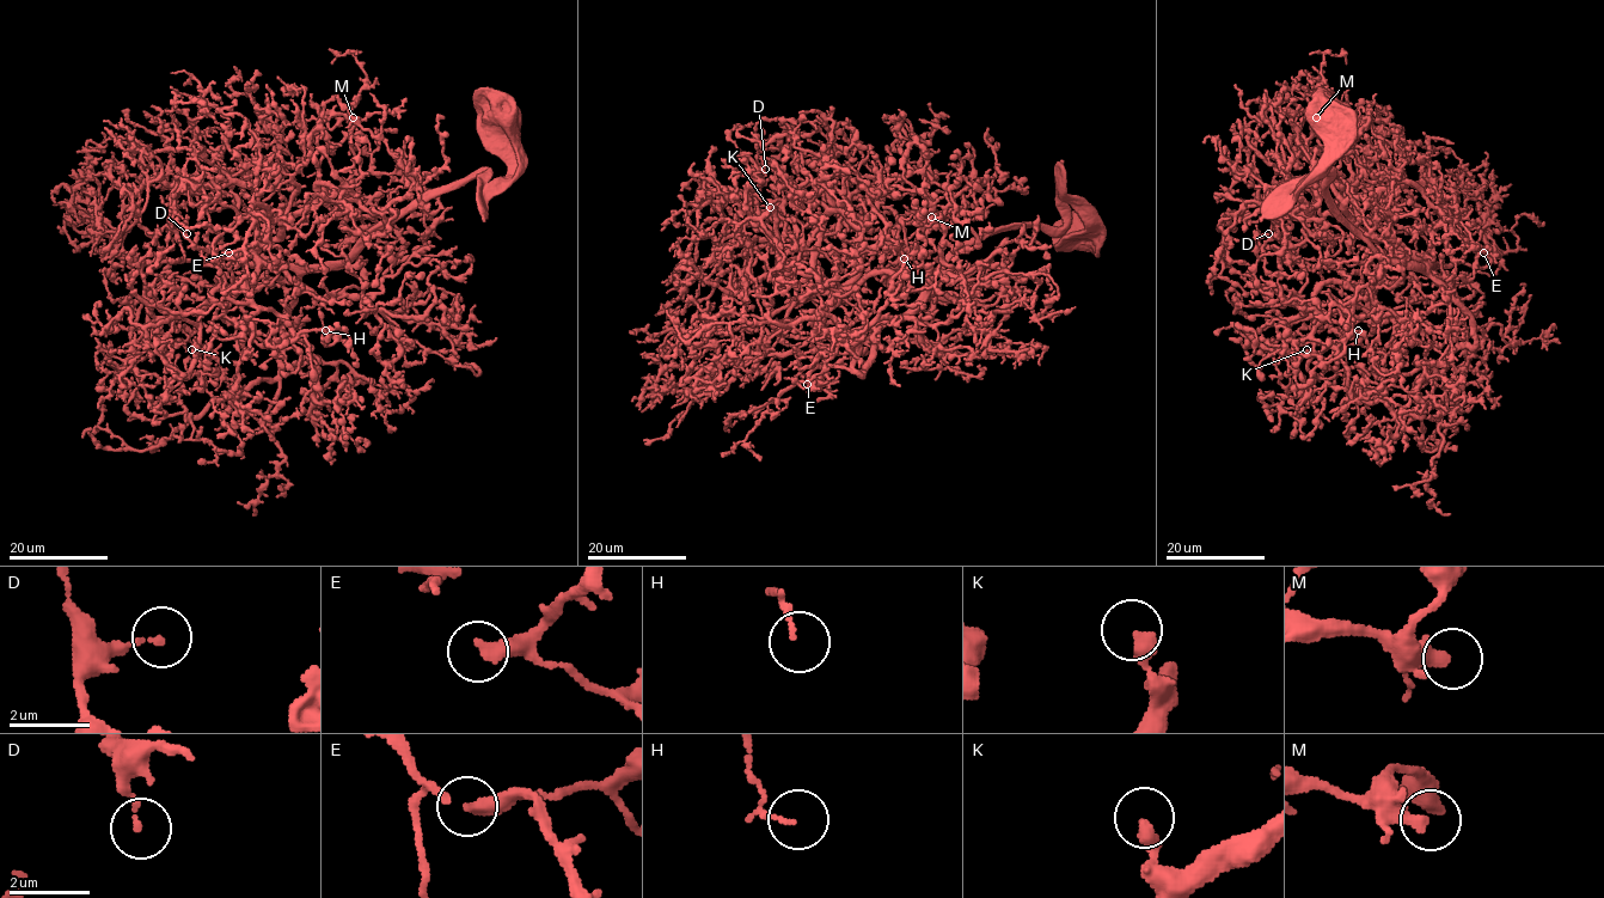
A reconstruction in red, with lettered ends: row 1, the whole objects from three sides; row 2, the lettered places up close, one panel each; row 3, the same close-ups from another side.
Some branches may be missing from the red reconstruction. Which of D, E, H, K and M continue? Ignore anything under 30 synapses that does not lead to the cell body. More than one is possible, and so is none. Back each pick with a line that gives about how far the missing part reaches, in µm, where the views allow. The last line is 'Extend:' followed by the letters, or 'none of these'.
E: 10 µm
Extend: E

